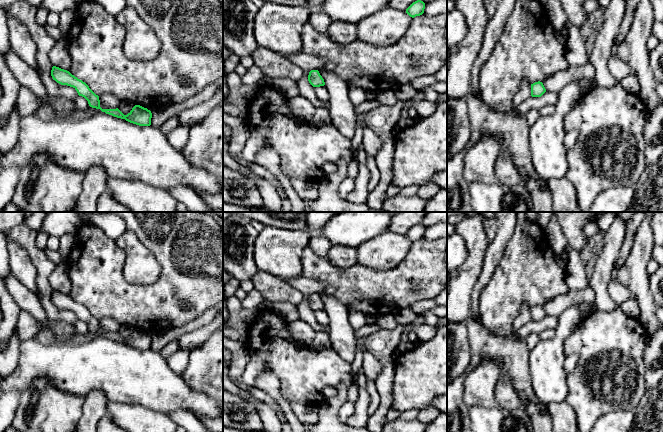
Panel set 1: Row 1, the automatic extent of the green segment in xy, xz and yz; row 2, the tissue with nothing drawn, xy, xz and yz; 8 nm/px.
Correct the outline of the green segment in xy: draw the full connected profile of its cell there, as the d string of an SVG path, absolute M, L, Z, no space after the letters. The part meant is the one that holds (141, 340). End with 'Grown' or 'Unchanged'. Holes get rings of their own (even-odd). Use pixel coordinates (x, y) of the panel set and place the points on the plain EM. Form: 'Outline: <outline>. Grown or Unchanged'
Outline: M53 290L51 294L51 300L53 304L55 304L57 307L61 309L67 309L67 310L73 311L77 315L79 320L84 321L88 325L89 330L92 332L100 333L102 336L105 336L106 338L112 339L117 342L125 343L126 345L139 349L139 350L150 350L151 349L152 337L147 332L144 332L140 329L135 329L127 339L124 339L118 332L102 333L100 331L99 320L96 319L85 306L83 306L82 304L72 299L69 295Z. Unchanged

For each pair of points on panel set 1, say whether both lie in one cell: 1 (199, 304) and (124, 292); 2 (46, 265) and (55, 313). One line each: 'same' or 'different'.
1: same
2: same

